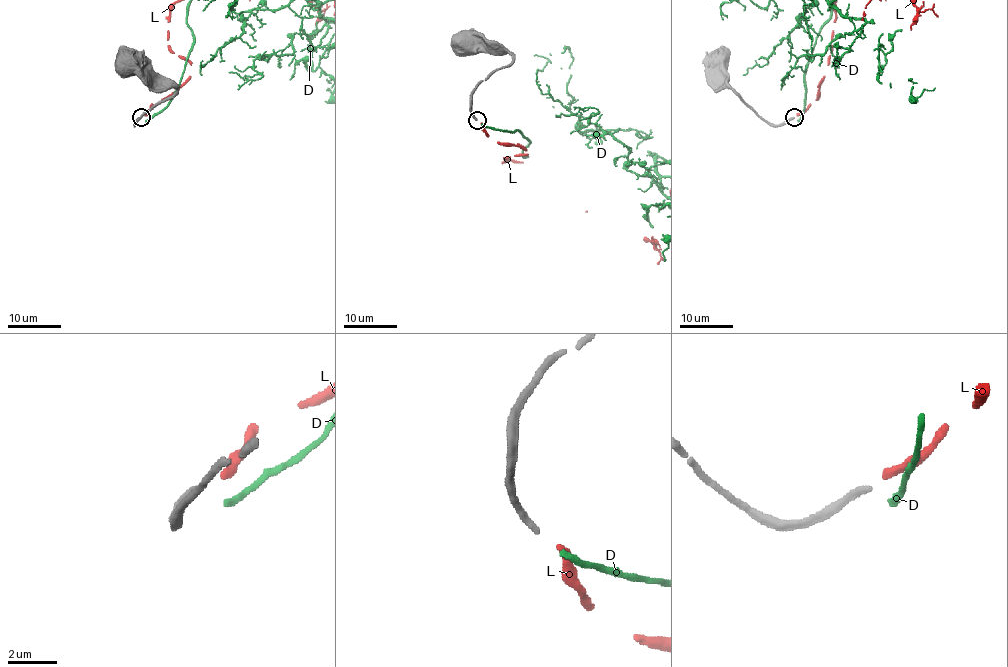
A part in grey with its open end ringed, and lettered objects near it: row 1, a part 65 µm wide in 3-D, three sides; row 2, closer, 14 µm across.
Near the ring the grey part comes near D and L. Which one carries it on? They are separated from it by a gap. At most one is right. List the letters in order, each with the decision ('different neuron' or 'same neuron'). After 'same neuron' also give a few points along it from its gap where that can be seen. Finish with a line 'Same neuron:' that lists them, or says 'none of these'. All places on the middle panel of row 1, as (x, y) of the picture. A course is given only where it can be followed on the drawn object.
D: different neuron
L: same neuron
Same neuron: L

